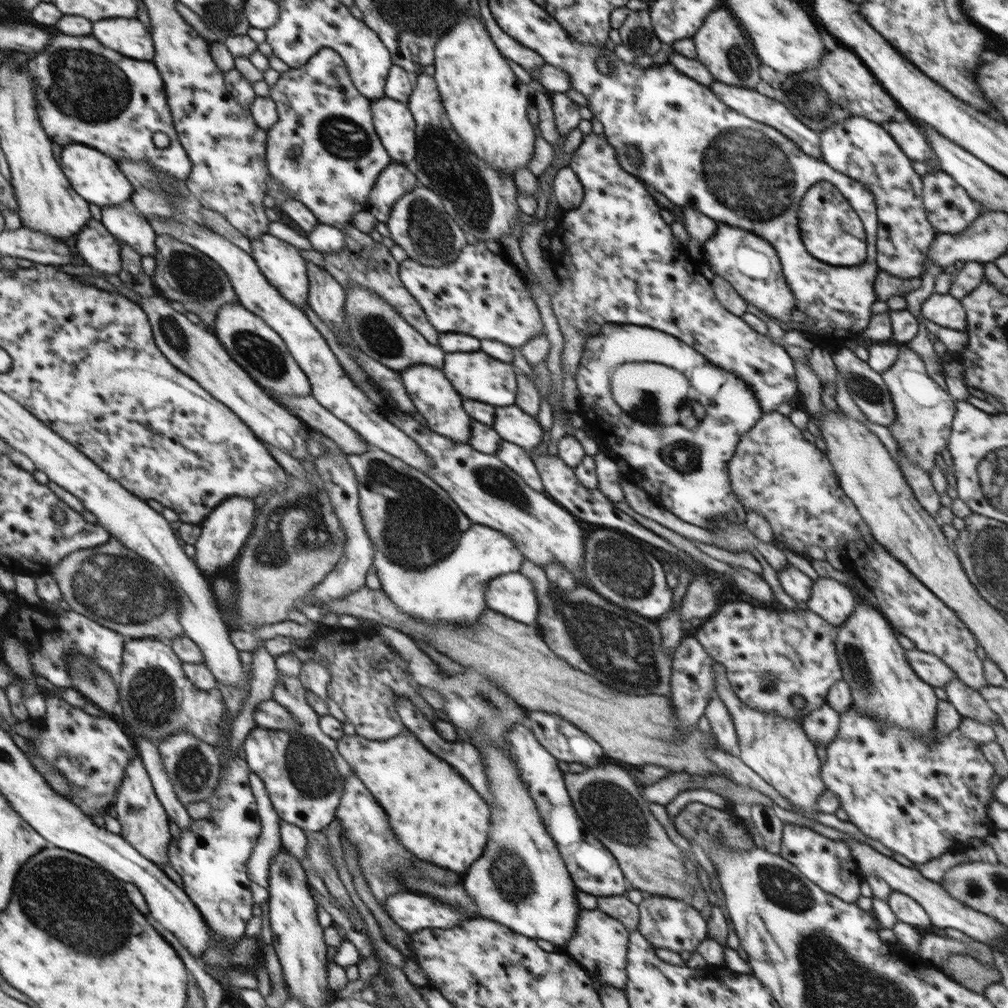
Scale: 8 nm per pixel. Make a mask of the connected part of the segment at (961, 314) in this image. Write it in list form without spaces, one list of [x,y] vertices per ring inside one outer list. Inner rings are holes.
[[[932,293],[922,304],[921,314],[944,328],[966,332],[967,314],[962,303],[949,293]]]

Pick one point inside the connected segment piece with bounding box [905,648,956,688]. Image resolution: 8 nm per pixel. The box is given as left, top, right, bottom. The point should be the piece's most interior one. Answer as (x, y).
(929, 668)

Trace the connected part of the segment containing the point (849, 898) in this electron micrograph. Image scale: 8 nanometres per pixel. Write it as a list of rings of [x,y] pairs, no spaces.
[[[783,824],[783,837],[779,855],[791,862],[800,872],[817,884],[824,892],[843,901],[855,903],[860,898],[860,884],[864,879],[861,868],[844,841],[832,840],[810,828],[798,824]]]

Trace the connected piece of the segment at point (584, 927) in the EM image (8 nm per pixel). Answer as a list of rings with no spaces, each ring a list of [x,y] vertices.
[[[582,909],[577,916],[576,932],[570,937],[563,951],[578,961],[596,984],[614,985],[625,990],[628,980],[627,950],[629,932],[626,927],[615,918],[606,916],[605,912]]]

